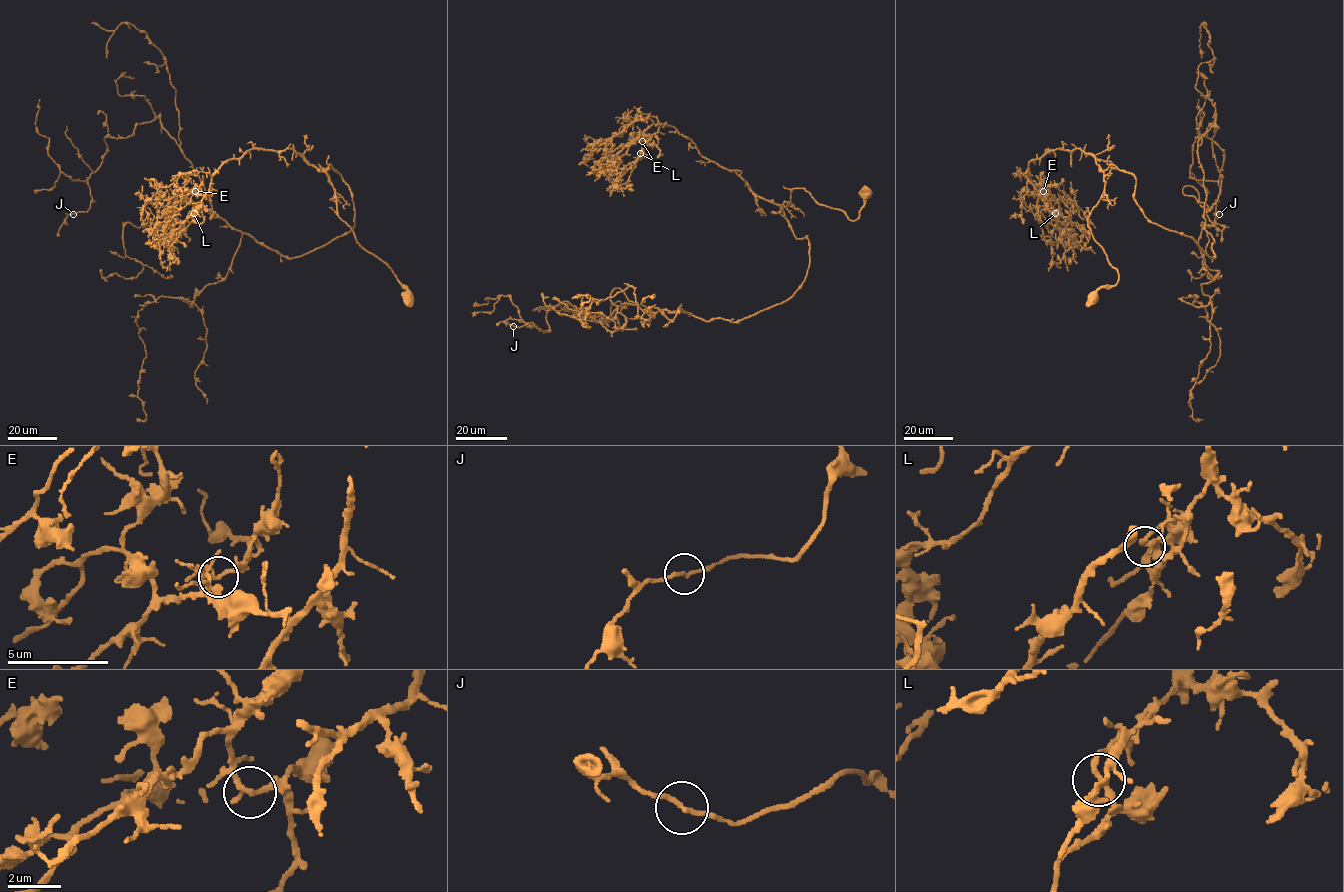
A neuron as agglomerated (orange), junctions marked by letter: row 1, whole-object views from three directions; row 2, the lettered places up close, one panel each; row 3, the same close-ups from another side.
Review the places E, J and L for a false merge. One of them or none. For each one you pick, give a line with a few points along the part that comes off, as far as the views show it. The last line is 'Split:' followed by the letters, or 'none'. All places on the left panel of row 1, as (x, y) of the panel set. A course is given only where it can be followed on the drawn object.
Split: none

